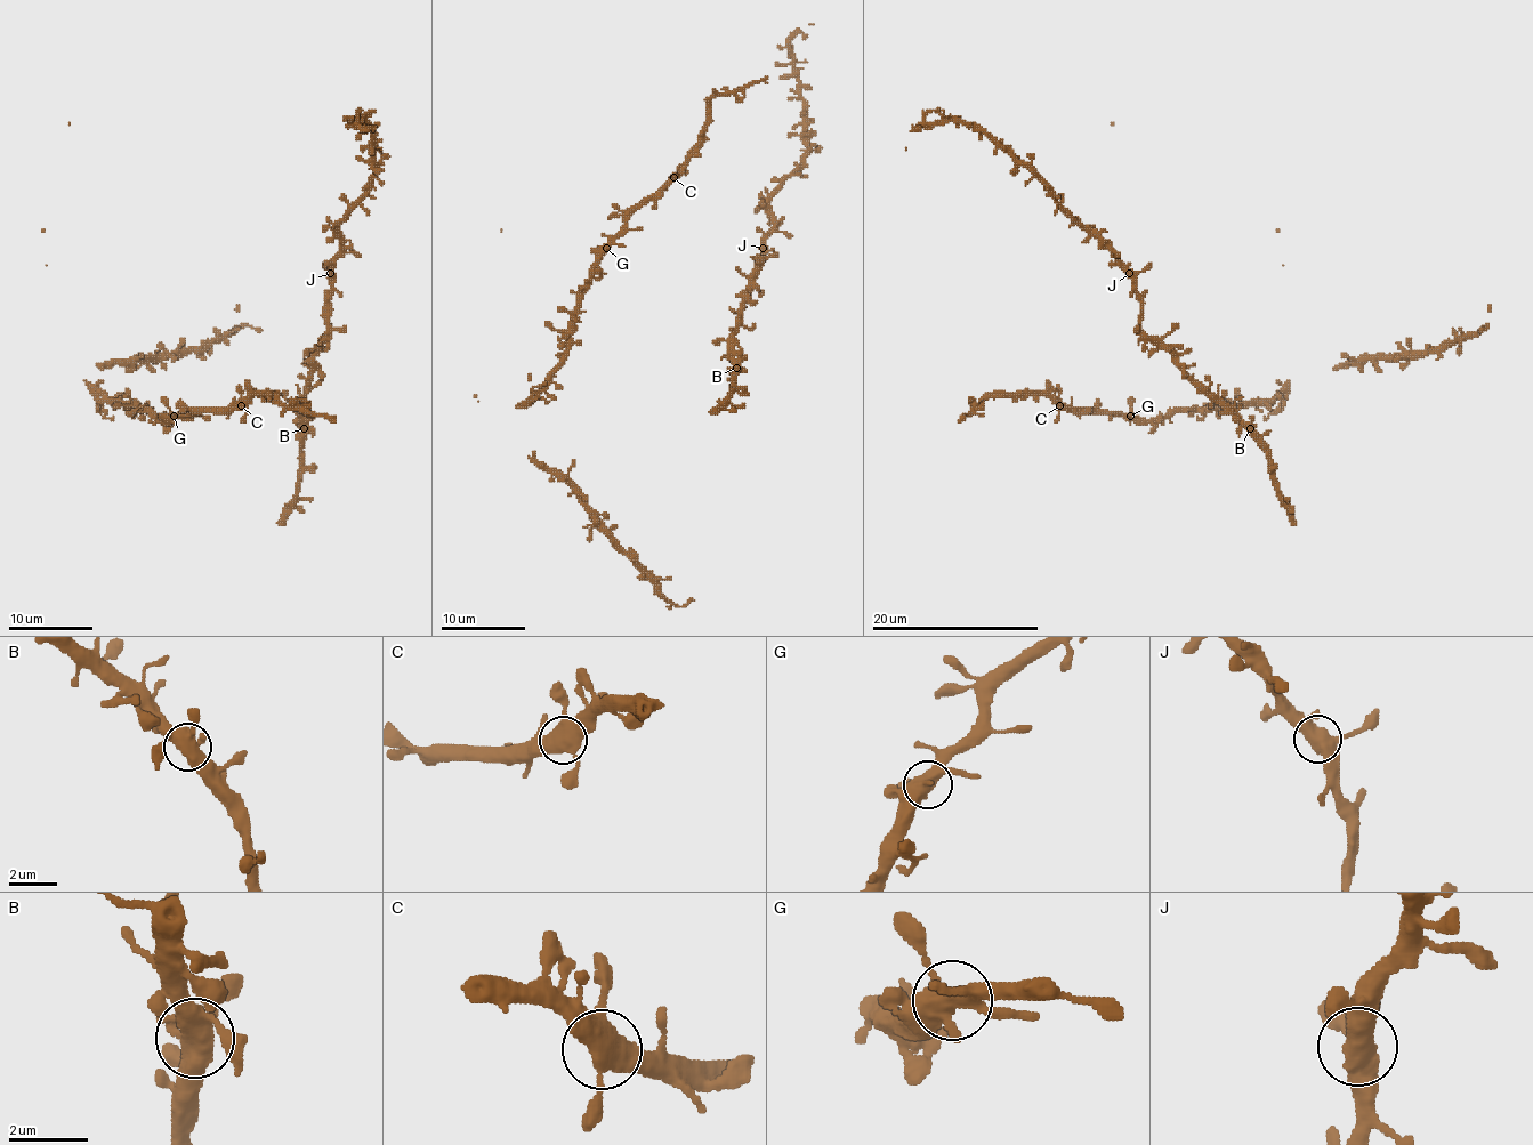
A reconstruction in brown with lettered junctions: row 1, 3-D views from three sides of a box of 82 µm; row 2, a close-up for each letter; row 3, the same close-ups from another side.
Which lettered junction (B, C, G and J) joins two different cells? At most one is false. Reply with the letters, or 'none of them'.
none of them

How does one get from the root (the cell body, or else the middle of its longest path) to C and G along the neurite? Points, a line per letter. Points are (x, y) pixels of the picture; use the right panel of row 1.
C: (1090, 412), (1067, 412), (1059, 405)
G: (1090, 412), (1130, 416)

